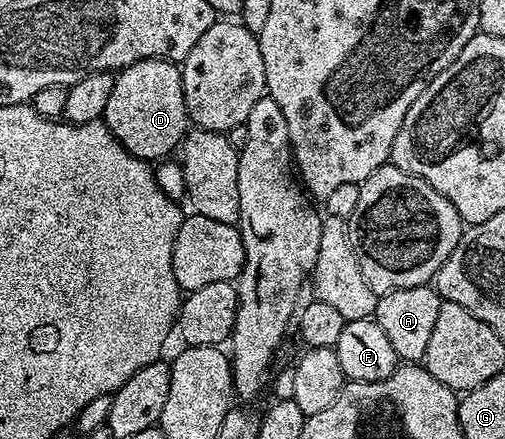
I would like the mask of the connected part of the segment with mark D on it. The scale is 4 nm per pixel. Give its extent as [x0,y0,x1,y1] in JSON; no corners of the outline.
[103,58,191,159]

